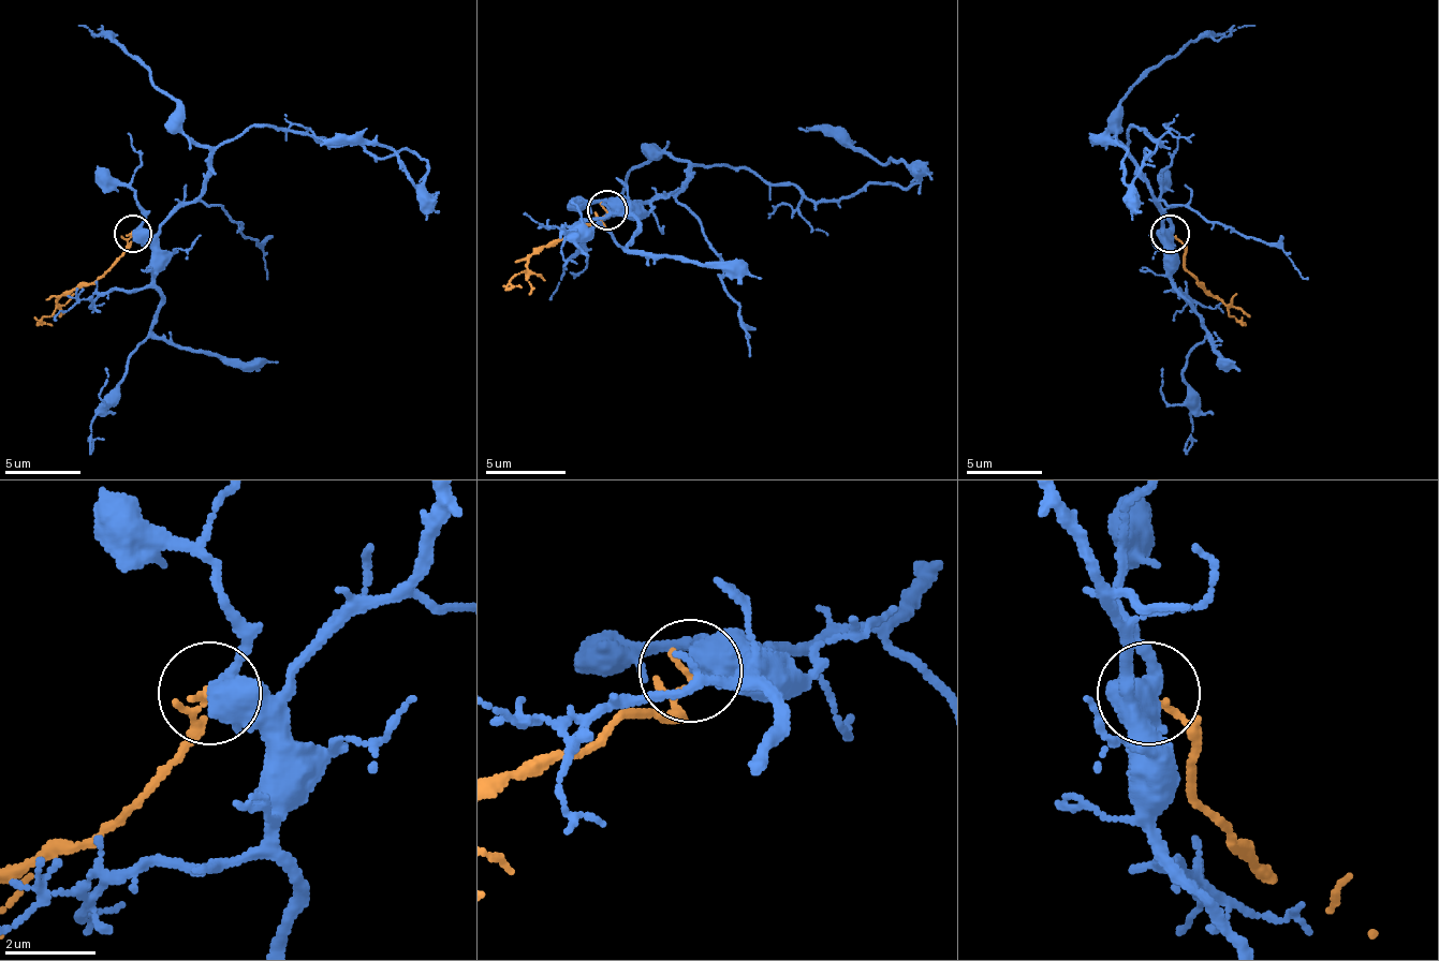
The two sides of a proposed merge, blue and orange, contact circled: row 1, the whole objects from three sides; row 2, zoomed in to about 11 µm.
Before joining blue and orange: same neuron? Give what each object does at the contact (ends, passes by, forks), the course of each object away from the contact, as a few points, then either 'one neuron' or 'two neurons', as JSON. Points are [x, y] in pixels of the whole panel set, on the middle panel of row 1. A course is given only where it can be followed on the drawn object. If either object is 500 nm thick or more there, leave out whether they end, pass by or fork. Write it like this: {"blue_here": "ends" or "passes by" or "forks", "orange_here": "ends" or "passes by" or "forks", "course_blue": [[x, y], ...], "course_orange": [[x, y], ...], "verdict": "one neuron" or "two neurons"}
{"blue_here": "passes by", "orange_here": "passes by", "course_blue": [[608, 209], [672, 196], [696, 164], [757, 173], [812, 201], [921, 177], [796, 129]], "course_orange": [[608, 209], [600, 224], [584, 224], [564, 240], [548, 240], [503, 289]], "verdict": "two neurons"}

